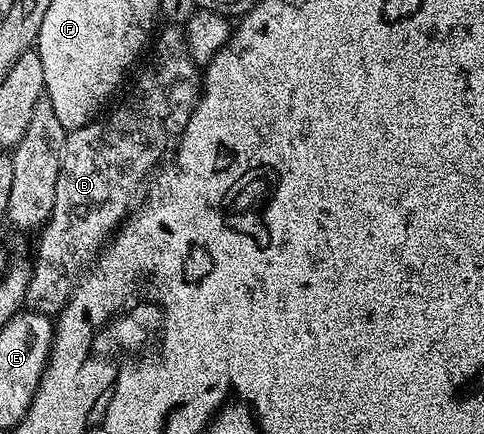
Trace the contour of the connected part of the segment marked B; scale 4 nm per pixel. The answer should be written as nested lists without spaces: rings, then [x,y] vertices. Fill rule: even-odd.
[[[167,26],[154,39],[153,50],[154,46],[155,55],[151,63],[140,72],[127,99],[108,118],[100,117],[68,133],[65,152],[61,156],[61,172],[57,172],[57,196],[53,196],[53,212],[38,231],[39,247],[33,253],[26,309],[36,314],[57,316],[62,312],[85,267],[107,245],[124,219],[136,209],[141,191],[153,171],[179,145],[179,137],[185,132],[189,116],[199,102],[201,70],[191,58],[186,33],[178,27]]]

